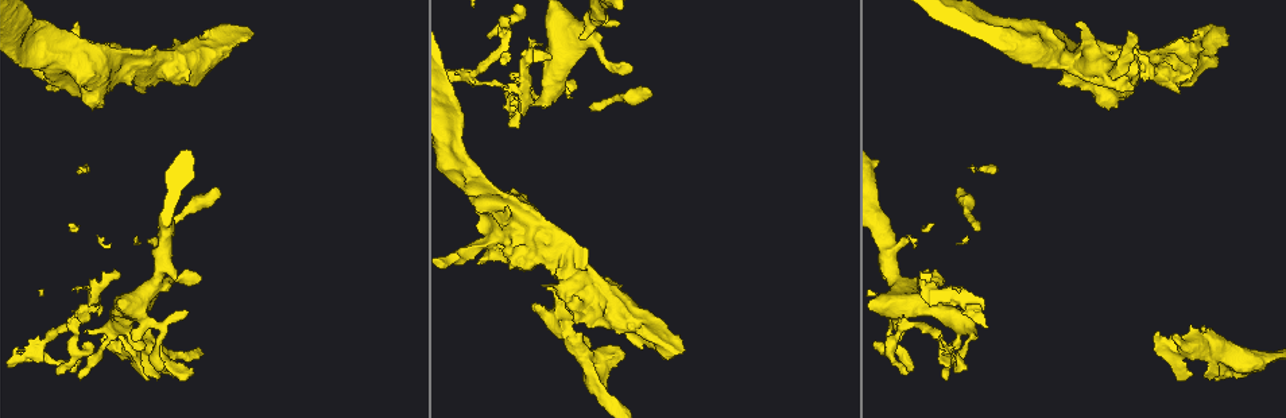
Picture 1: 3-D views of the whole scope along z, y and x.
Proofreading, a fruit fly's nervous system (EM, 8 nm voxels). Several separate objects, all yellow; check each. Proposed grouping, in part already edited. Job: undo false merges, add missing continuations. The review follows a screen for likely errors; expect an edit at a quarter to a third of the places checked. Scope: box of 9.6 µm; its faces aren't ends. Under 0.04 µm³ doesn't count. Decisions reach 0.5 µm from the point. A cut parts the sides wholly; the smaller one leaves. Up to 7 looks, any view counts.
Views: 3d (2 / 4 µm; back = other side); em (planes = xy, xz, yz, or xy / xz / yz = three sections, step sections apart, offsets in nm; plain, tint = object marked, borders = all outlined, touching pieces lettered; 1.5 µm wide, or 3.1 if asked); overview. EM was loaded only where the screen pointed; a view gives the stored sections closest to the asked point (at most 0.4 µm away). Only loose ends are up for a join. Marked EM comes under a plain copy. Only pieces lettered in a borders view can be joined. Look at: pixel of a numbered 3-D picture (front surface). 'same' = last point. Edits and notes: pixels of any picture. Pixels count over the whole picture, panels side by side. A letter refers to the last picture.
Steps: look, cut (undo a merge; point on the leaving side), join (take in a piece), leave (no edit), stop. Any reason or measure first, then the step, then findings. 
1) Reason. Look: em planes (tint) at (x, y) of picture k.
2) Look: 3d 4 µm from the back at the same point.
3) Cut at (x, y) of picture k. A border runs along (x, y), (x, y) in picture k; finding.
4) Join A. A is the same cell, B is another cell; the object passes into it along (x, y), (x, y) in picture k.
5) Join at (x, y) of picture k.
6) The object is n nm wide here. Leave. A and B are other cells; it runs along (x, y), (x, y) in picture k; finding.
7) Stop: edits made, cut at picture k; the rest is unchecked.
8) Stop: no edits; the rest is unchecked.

Thick end. Look: em planes (borders) at (1220, 29) of picture 1.

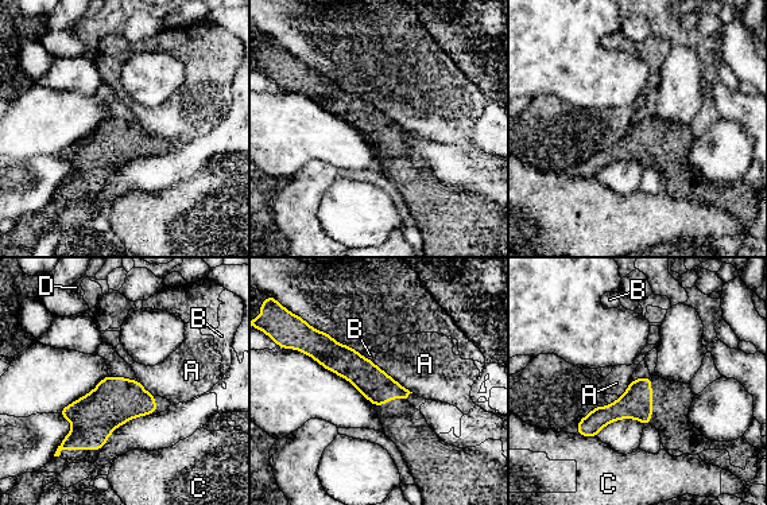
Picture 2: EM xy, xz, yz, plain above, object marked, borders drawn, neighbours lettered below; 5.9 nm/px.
Leave. A, B, C and D are other cells; no lettered piece goes on from it.

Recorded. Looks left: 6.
Free end. Look: 3d 2 µm at (1218, 378) of picture 1.

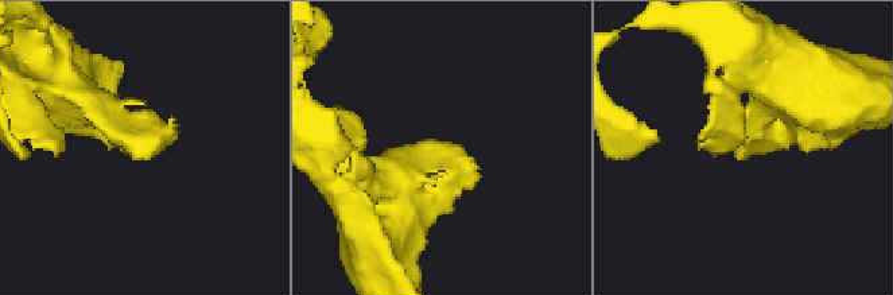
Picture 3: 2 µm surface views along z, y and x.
Look: em planes (tint) at (737, 159) of picture 3.

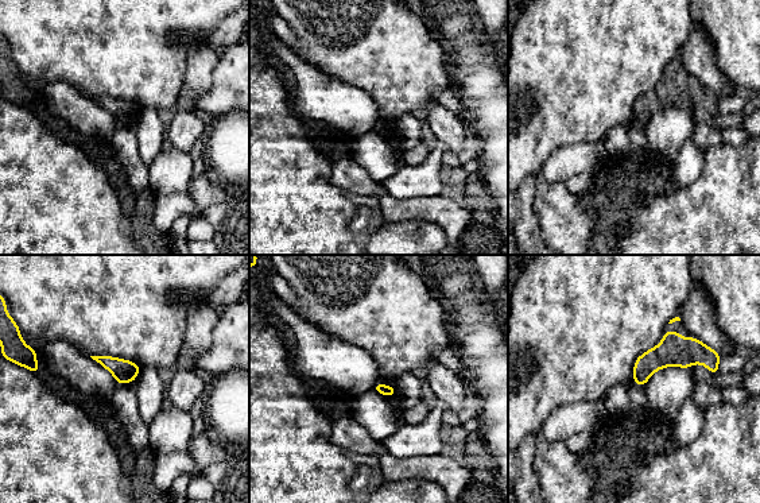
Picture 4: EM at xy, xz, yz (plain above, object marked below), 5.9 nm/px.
Look: em planes (borders) at the same point.

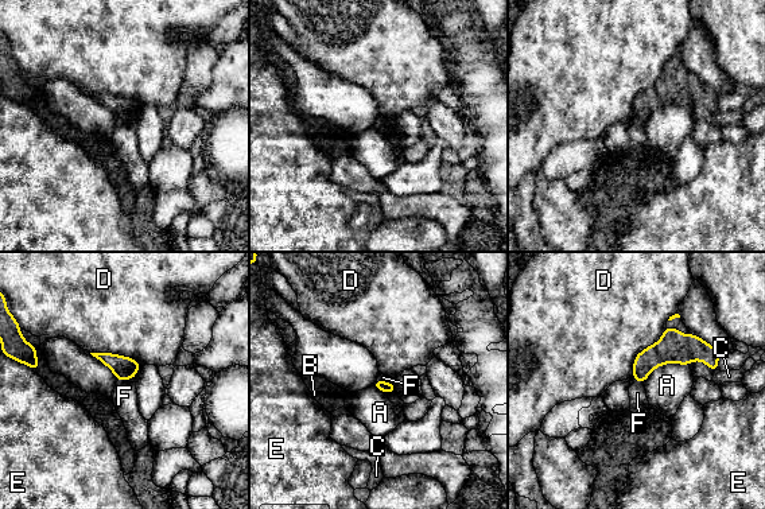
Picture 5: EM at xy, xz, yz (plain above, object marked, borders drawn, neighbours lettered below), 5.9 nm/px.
The longest contact is with D, 360 nm. Leave. A, B, C, D, E and F are other cells; a border runs along (134, 379), (117, 381) in picture 5; no lettered piece goes on from it.

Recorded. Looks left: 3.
Tapers out. Look: em planes (borders) at (907, 373) of picture 1.

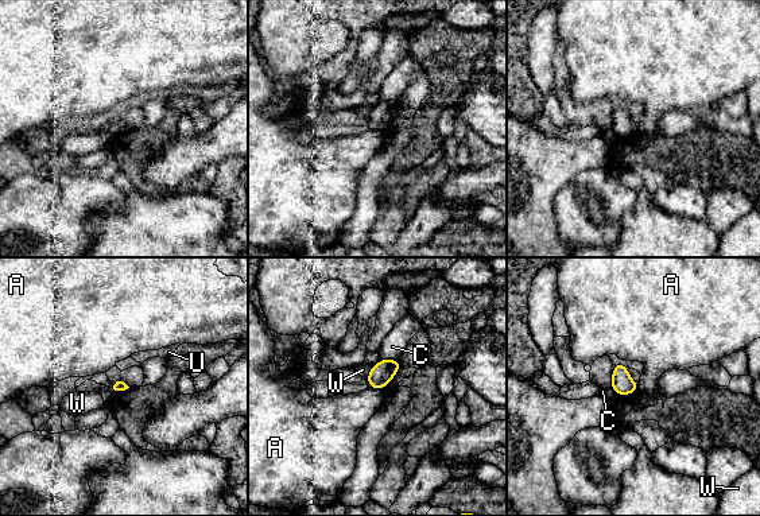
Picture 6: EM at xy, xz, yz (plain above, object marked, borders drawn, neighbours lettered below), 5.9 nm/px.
Leave. A, C, U and W are other cells; no lettered piece goes on from it.

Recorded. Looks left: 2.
Stop: no edits; the rest is unchecked.

